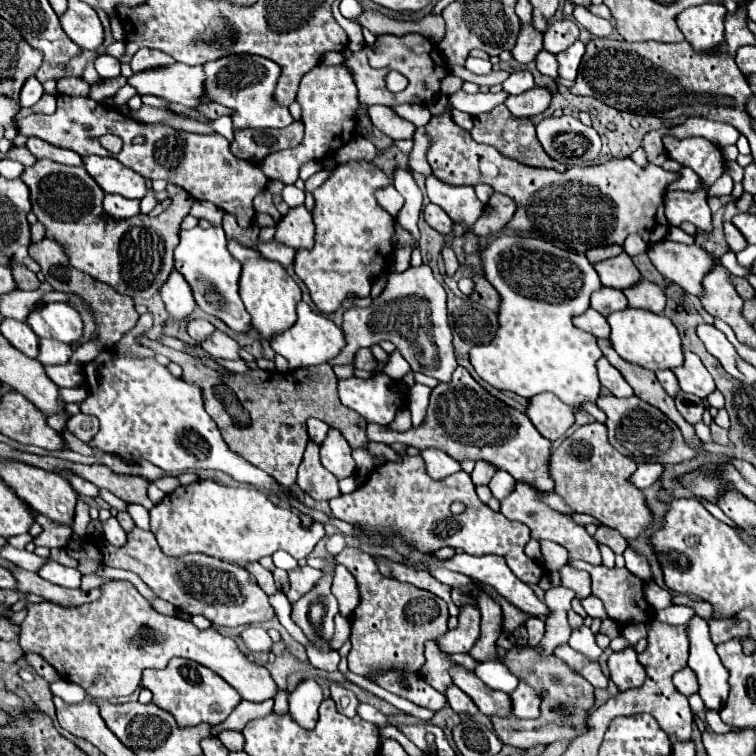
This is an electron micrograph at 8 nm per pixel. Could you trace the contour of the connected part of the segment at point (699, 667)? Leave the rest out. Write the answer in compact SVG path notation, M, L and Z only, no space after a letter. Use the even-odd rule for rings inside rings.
M695 616L687 624L689 632L689 668L699 682L699 696L705 702L705 710L719 712L729 696L729 672L721 664L715 644L709 640L709 626L703 618Z

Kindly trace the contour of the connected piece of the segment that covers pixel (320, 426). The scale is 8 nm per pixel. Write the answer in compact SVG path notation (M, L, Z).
M309 418L307 420L307 432L309 432L309 438L311 442L323 446L323 440L327 438L327 432L329 432L329 424L325 424L323 420L317 420L317 418Z

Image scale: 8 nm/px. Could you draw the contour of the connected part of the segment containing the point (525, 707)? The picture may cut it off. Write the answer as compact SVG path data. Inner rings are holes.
M519 680L519 686L509 694L511 714L517 718L537 718L541 706L541 694L537 694L525 680Z

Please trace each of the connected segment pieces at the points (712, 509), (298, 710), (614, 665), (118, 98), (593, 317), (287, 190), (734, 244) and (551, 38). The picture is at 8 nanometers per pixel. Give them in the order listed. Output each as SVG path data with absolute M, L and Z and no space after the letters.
M702 500L701 503L715 518L731 527L738 528L738 526L729 517L727 517L716 504L711 504L706 500Z
M307 678L299 682L299 686L291 692L289 712L303 728L315 728L317 708L321 702L323 702L321 686L313 678Z
M633 648L613 652L607 660L607 666L609 666L609 676L619 688L619 692L637 688L645 680L645 668L641 668L637 660L637 652Z
M125 84L125 86L123 86L123 88L113 96L113 104L115 104L117 108L121 108L121 106L125 106L125 104L127 104L127 100L129 100L133 94L137 94L137 90L135 90L133 86Z
M587 308L581 316L575 316L573 324L585 332L591 332L597 338L609 338L609 324L607 324L605 316L601 316L593 308Z
M285 186L283 192L281 192L281 198L287 202L289 208L295 208L297 204L303 204L305 194L303 194L303 190L299 190L297 186Z
M725 222L725 240L733 252L739 252L747 246L745 238L741 236L741 232L737 232L737 228L731 222Z
M571 20L553 22L543 34L543 48L551 54L559 54L579 38L579 30Z

